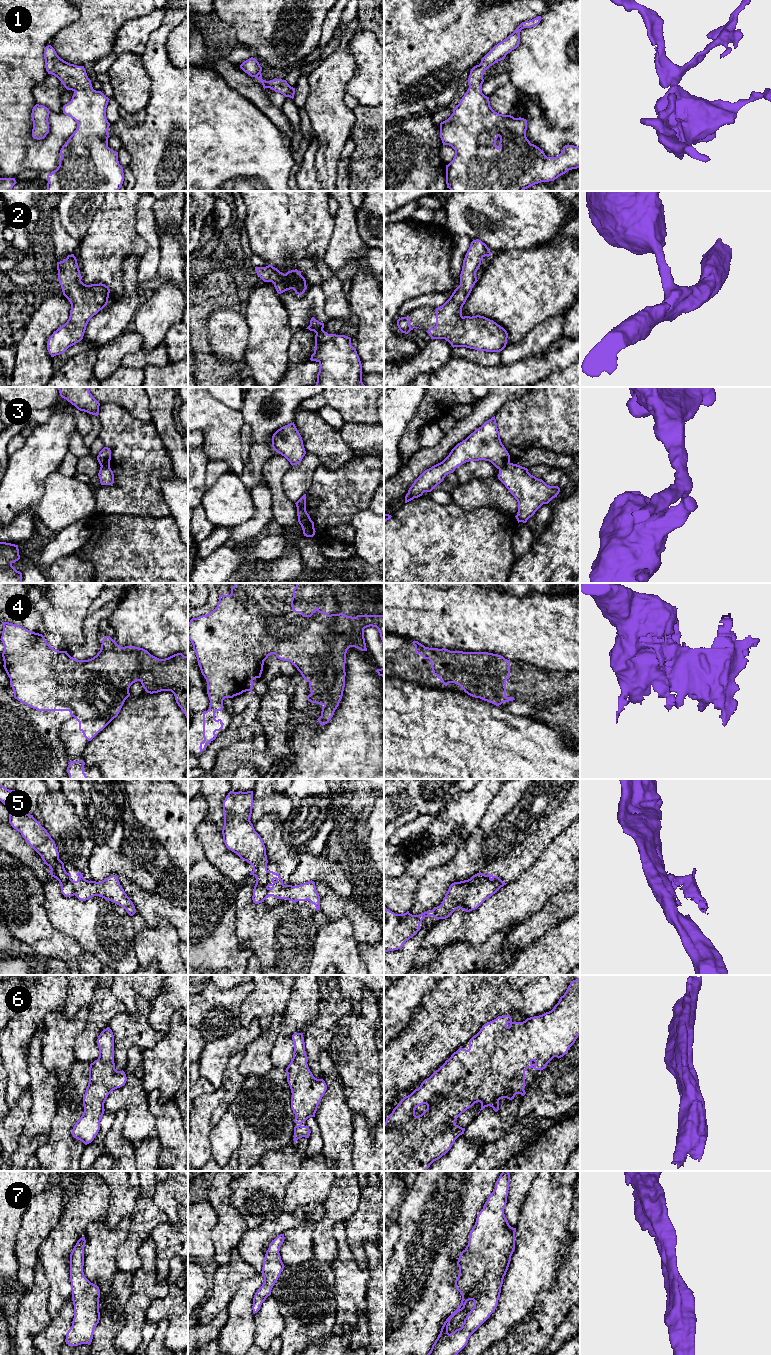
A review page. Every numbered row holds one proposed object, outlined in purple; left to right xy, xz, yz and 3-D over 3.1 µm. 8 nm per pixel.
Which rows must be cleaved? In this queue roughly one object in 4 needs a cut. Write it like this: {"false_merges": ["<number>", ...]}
{"false_merges": ["3", "5"]}

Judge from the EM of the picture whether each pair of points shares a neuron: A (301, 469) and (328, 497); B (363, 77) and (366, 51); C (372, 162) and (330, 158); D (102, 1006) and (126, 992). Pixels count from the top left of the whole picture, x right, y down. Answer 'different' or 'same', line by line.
A: different
B: same
C: different
D: different

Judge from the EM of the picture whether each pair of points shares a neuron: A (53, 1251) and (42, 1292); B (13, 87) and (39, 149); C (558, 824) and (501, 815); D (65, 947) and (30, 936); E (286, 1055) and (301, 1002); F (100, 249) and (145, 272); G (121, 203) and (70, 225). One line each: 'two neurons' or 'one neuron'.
A: two neurons
B: one neuron
C: two neurons
D: one neuron
E: one neuron
F: two neurons
G: two neurons

